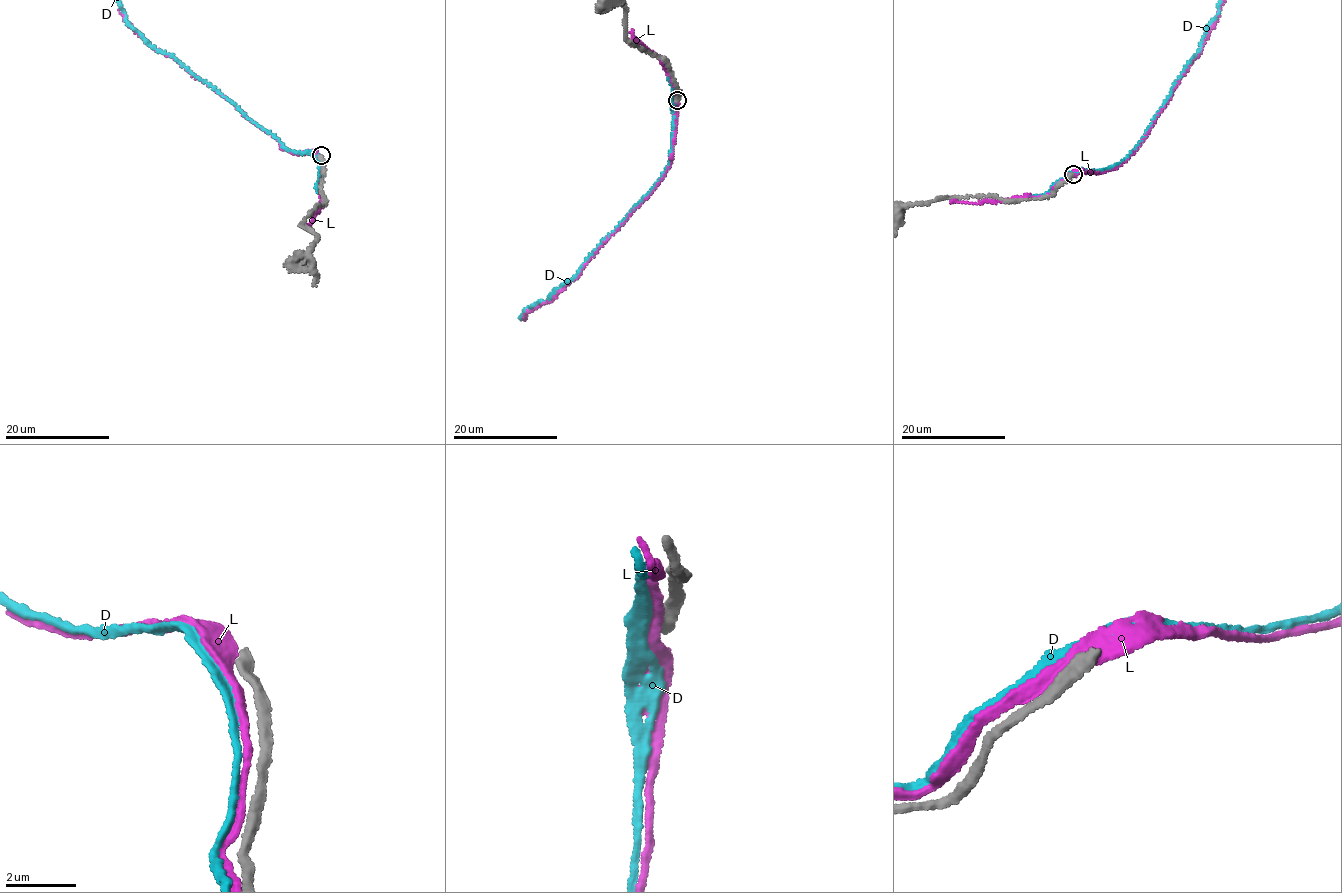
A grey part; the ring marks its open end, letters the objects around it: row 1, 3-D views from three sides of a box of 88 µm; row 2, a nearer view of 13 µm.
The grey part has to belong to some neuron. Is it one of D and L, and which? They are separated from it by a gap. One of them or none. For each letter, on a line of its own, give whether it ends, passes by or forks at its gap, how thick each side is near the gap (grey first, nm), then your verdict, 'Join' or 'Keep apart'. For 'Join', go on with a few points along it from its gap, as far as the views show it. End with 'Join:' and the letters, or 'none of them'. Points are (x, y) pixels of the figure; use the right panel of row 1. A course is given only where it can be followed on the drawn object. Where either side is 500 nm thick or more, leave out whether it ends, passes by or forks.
D: It passes by. Thickness 280 nm (grey) against 240 nm. Keep apart
L: It passes by. Thickness 280 nm (grey) against 300 nm. Keep apart
Join: none of them

